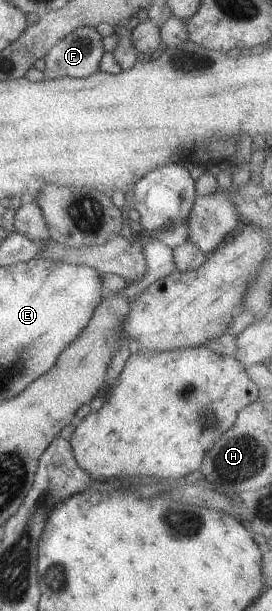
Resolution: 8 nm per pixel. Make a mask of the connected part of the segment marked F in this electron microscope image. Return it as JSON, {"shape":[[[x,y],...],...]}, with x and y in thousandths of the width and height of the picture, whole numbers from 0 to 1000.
{"shape":[[[346,44],[283,46],[176,80],[158,128],[316,128],[360,116],[382,88],[375,62]]]}

